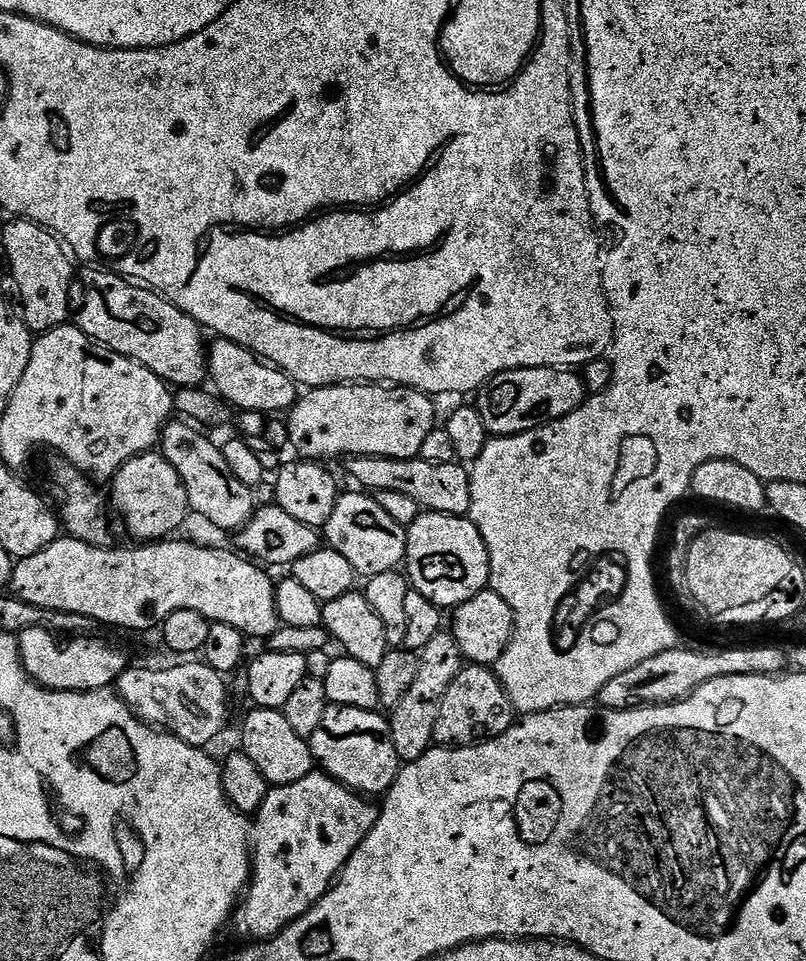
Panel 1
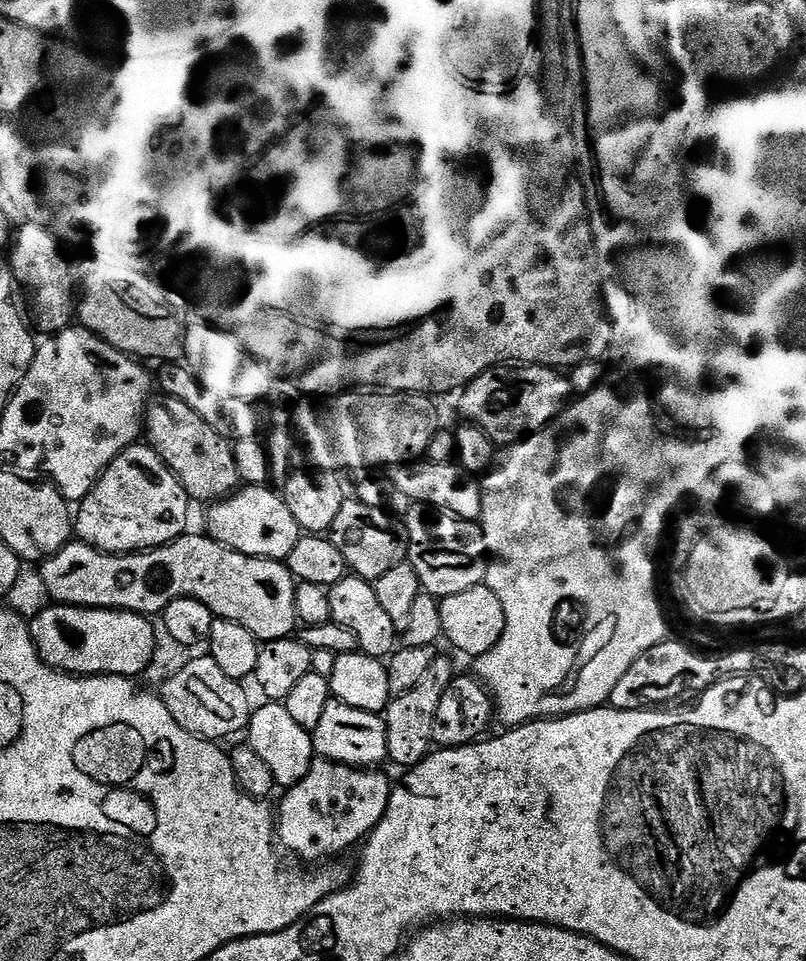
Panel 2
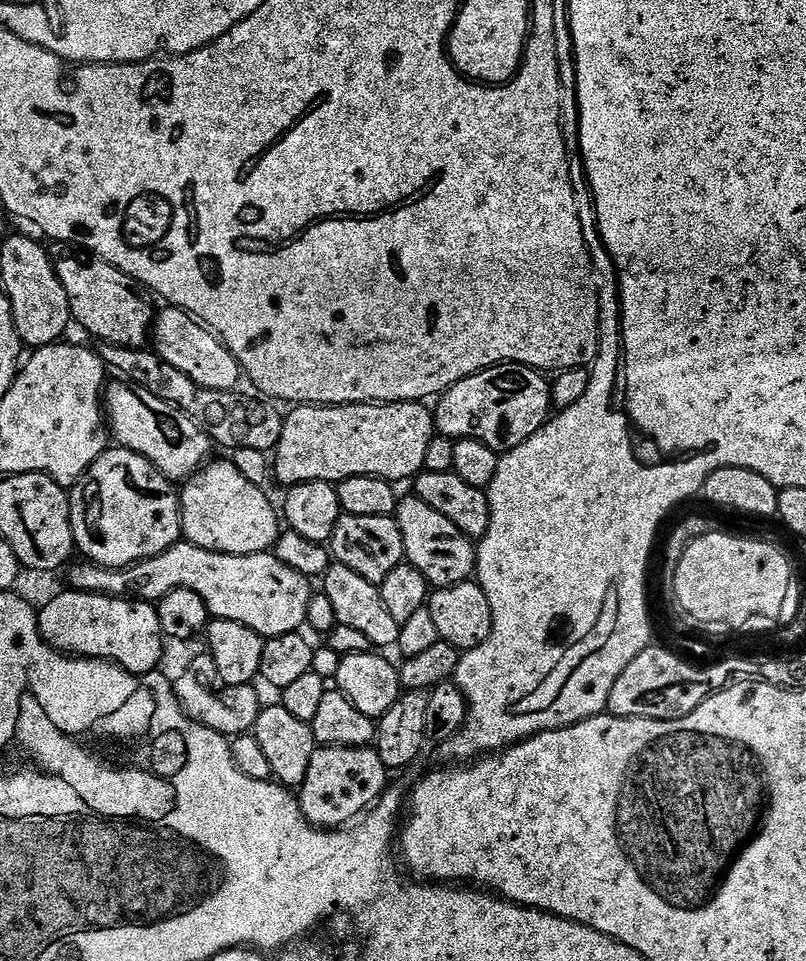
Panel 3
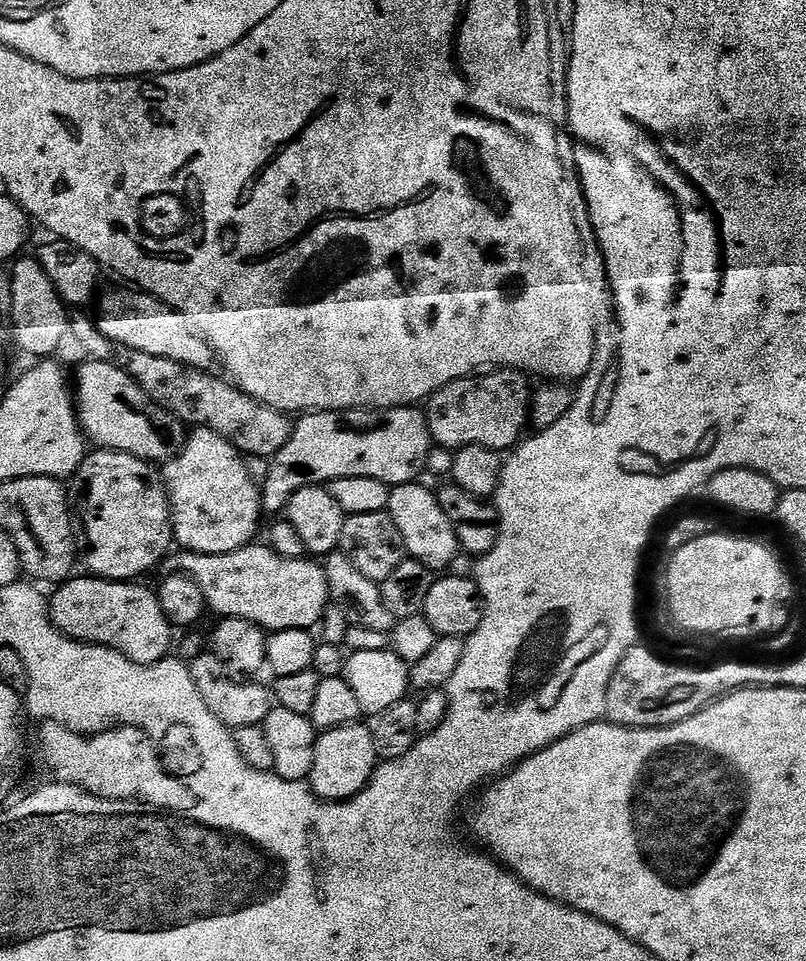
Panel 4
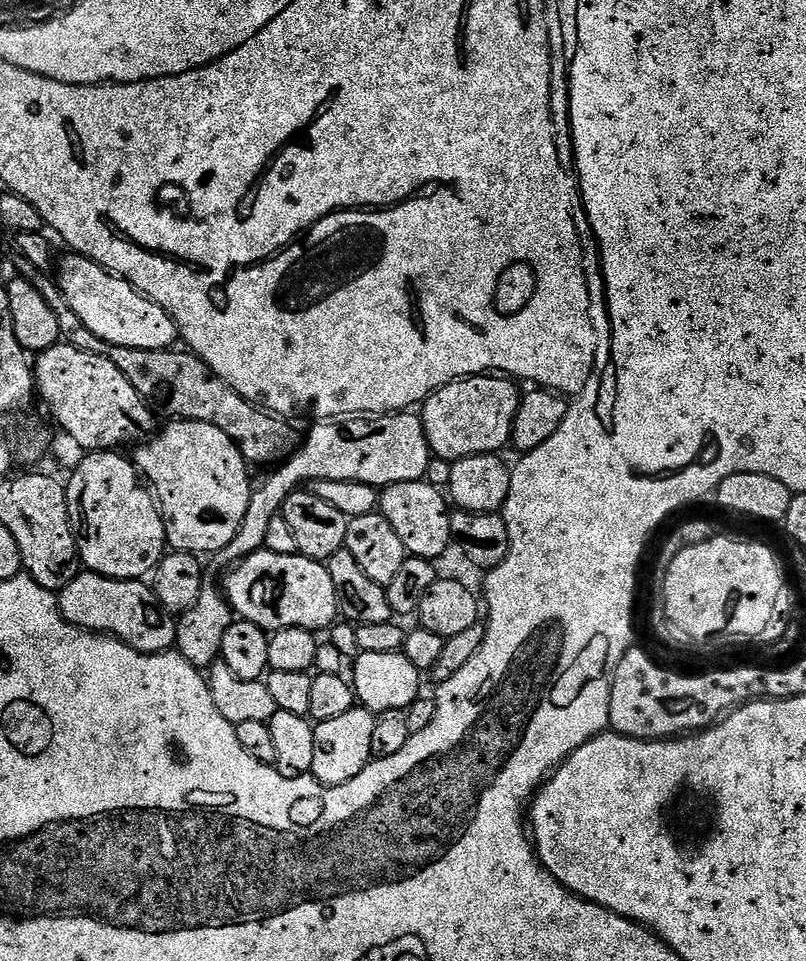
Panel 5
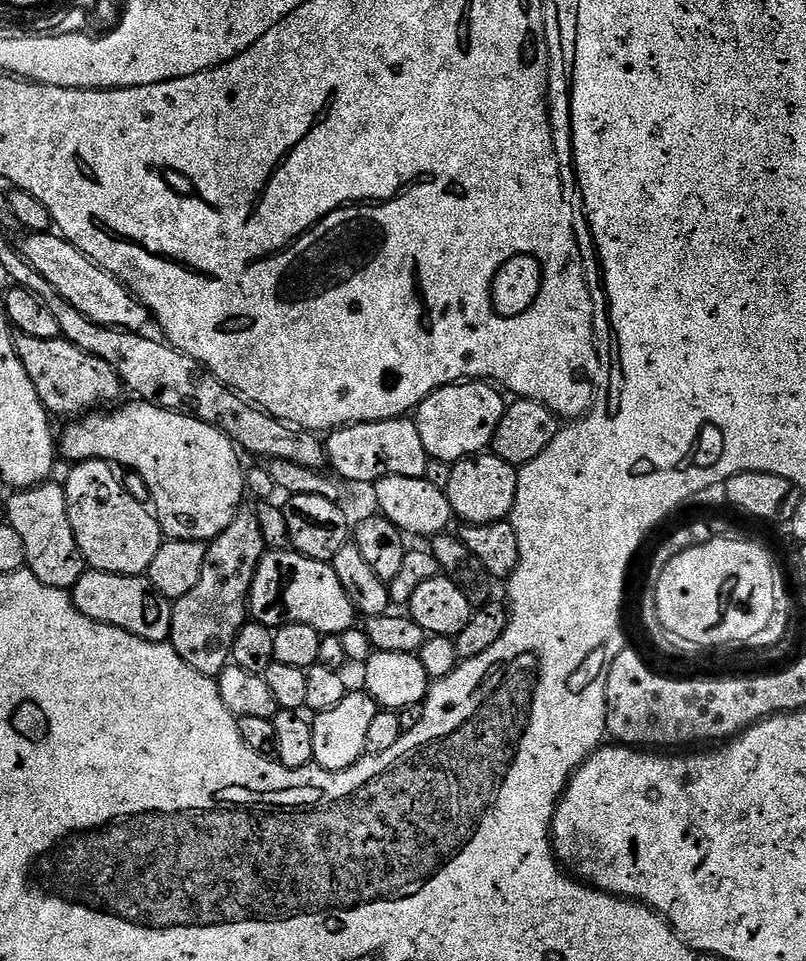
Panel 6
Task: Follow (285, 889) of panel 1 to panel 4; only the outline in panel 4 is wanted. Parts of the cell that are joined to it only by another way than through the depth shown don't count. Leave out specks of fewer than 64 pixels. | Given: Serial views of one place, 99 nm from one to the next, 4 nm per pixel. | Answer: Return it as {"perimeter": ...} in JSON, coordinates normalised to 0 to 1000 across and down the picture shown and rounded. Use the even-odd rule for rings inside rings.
{"perimeter":[[[443,751],[397,762],[390,776],[390,797],[385,809],[387,825],[408,835],[433,832],[457,817],[468,798],[462,759],[455,752]]]}

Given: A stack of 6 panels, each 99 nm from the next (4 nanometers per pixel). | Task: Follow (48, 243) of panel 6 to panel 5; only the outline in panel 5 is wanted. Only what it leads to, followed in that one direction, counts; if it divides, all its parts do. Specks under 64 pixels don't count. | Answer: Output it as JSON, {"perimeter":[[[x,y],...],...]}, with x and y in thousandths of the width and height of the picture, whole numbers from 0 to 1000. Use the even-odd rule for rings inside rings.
{"perimeter":[[[99,263],[82,264],[69,277],[74,305],[104,341],[133,358],[156,360],[158,363],[212,363],[217,359],[215,357],[220,357],[222,342],[195,315],[114,270]]]}

